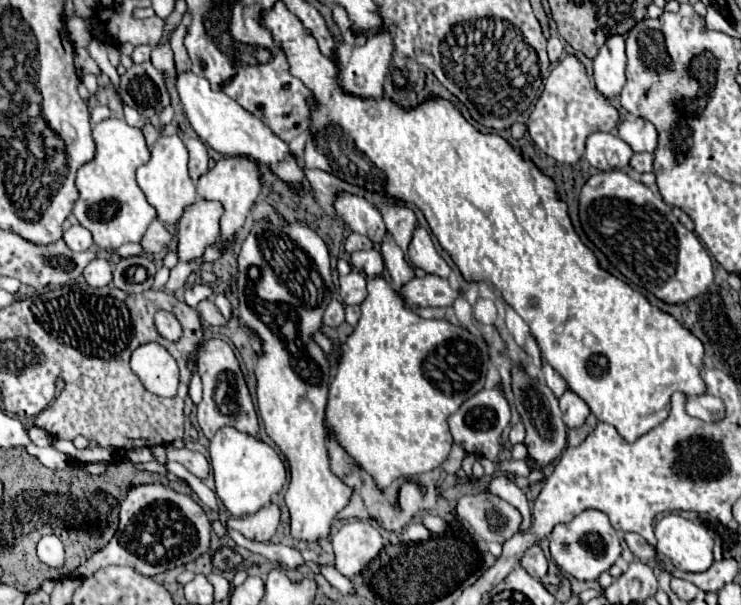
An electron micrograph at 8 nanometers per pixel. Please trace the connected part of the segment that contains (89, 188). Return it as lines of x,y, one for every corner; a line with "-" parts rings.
107,118
99,122
93,128
93,142
97,150
95,158
83,164
77,172
75,184
79,200
73,206
73,216
93,234
93,242
111,254
127,242
141,242
147,226
157,218
155,208
151,208
135,182
135,170
149,160
149,150
145,146
143,132
121,118

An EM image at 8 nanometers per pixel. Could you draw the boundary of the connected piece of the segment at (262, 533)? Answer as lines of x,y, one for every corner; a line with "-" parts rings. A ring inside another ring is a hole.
269,504
261,508
257,514
245,516
245,518
231,518
229,528
241,532
245,538
255,542
269,542
279,526
279,506

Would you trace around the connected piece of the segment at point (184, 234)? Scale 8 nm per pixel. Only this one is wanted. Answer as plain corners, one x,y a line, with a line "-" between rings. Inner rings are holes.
197,200
189,204
179,218
177,240
179,240
179,260
191,260
203,254
205,246
219,238
219,216
223,206
211,200

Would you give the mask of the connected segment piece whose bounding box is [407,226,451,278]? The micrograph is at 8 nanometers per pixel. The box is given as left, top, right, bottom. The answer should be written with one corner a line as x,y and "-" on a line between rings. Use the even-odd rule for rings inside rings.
423,226
415,228
415,232
411,236
411,244
407,248
407,254
409,254
409,262
415,268
425,270
427,274
447,278
449,272
451,272
447,262
437,254
437,250
435,250
435,246
431,242
431,236

